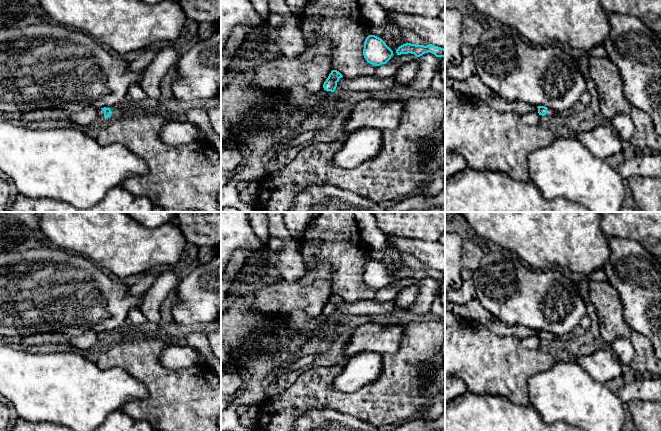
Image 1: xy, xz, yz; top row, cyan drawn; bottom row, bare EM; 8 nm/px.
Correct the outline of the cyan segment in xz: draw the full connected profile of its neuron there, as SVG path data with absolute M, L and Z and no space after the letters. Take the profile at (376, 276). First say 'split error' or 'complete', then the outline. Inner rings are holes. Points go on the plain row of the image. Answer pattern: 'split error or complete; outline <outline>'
complete; outline M369 259L364 266L363 279L368 287L380 290L391 283L393 275L381 262Z

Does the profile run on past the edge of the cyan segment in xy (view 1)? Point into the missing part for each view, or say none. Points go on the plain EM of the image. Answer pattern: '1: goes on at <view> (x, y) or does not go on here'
1: goes on at xy (100, 337)

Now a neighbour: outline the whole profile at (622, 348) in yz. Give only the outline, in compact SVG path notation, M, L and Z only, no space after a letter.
M619 337L611 344L613 354L619 359L623 366L630 365L634 358L632 343L624 337Z

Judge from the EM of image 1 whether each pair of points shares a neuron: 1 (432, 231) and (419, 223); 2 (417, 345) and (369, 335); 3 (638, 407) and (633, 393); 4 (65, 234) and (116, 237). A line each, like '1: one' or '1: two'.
1: one
2: two
3: two
4: one

